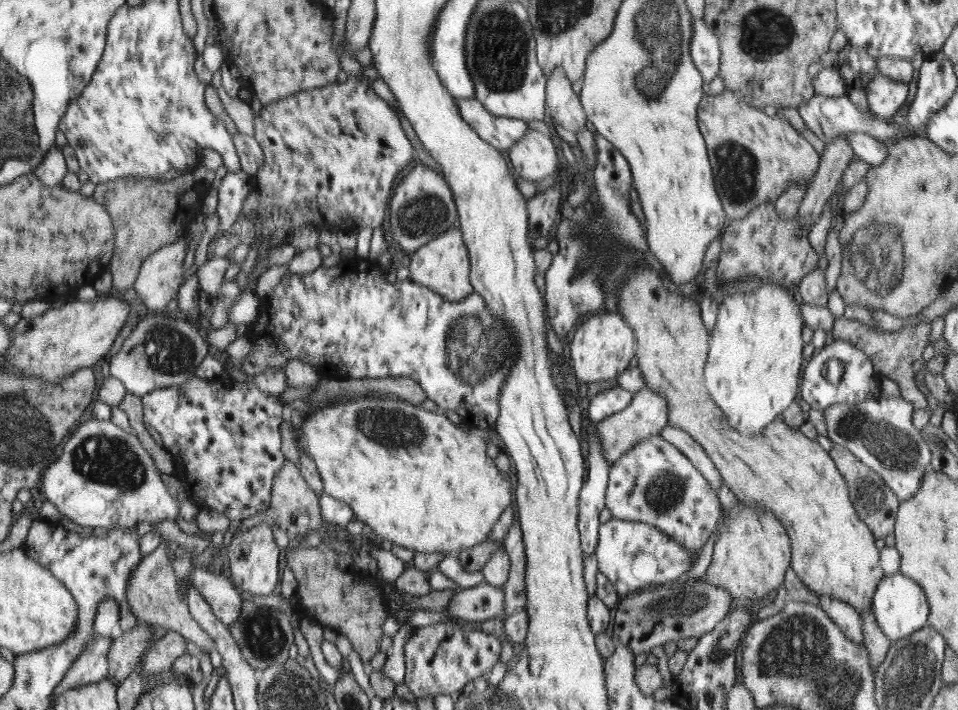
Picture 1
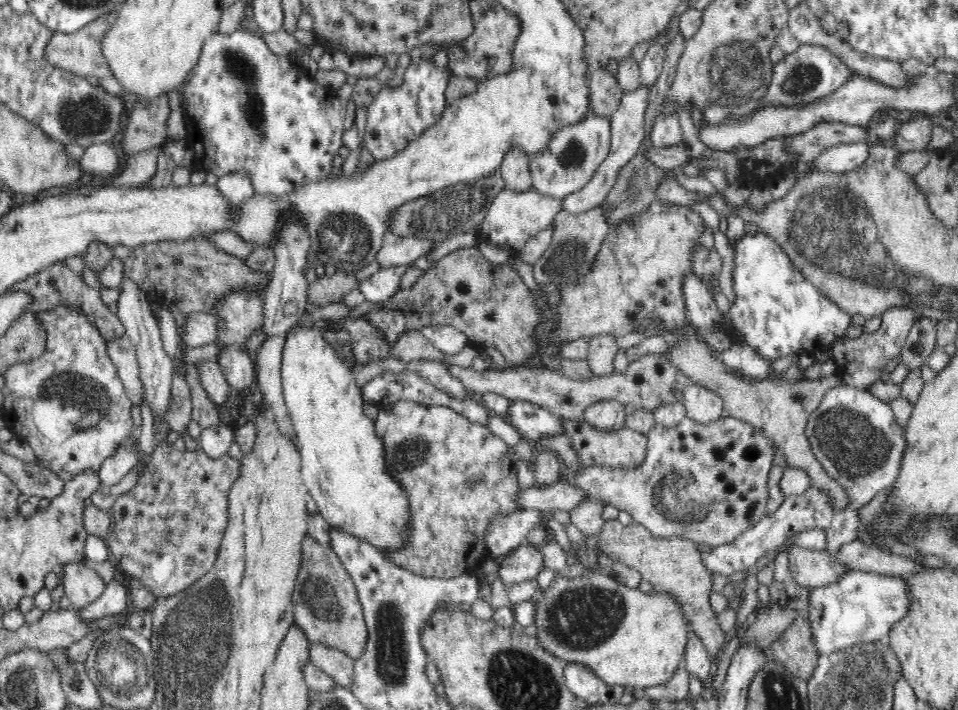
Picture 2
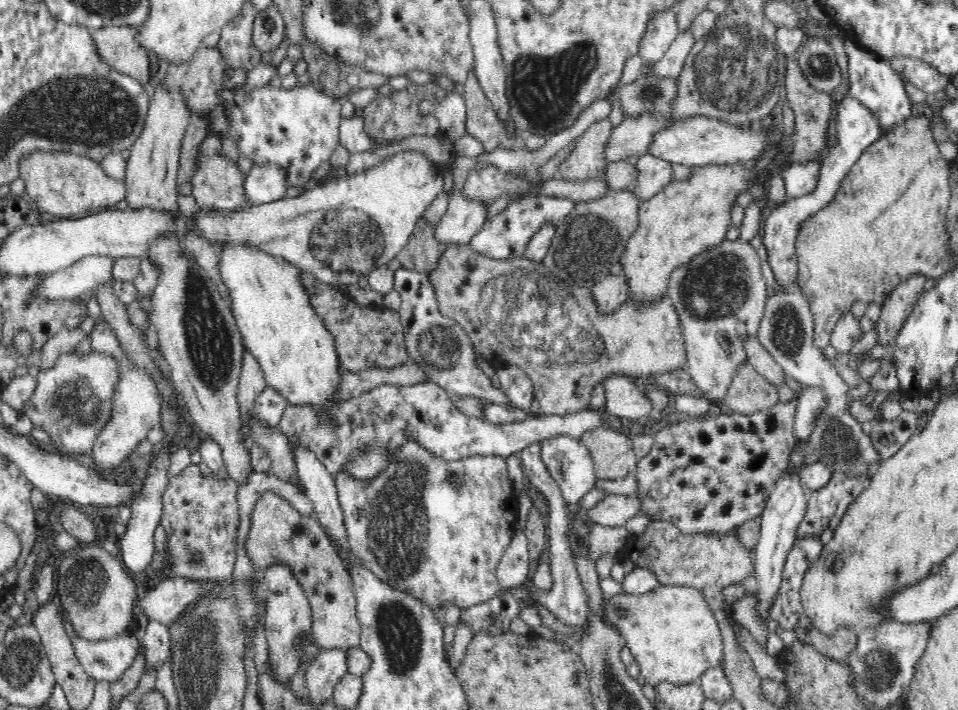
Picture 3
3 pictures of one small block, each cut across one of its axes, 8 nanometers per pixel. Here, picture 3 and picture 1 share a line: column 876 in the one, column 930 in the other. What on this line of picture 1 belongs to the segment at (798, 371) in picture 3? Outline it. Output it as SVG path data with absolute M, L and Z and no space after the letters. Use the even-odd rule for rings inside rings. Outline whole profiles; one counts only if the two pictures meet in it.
M885 395L855 405L838 403L823 410L827 437L831 442L847 448L860 463L876 472L896 494L898 502L916 496L924 474L931 470L931 450L911 422L913 412L912 404L902 396Z

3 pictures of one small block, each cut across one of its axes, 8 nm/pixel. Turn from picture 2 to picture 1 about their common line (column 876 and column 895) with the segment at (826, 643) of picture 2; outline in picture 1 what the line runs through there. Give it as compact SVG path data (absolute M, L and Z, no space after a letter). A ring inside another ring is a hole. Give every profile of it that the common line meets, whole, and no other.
M901 572L885 575L874 591L871 606L878 626L892 643L910 636L928 624L930 611L925 592L915 580Z

